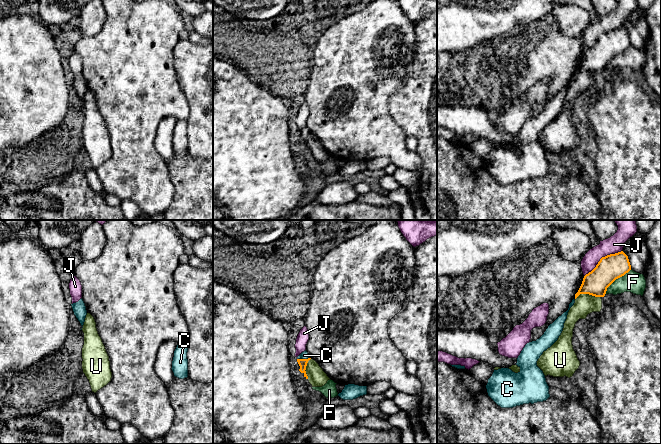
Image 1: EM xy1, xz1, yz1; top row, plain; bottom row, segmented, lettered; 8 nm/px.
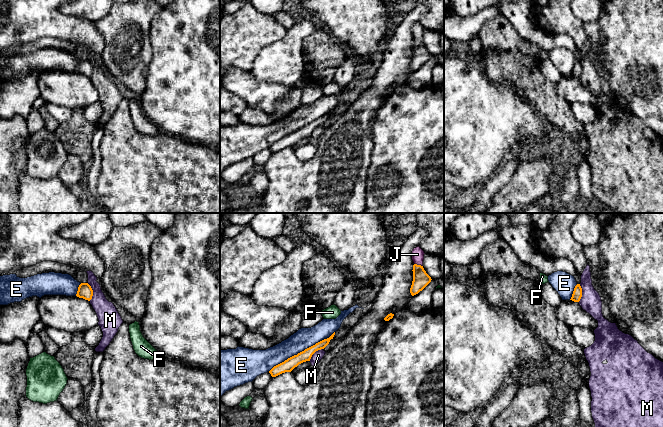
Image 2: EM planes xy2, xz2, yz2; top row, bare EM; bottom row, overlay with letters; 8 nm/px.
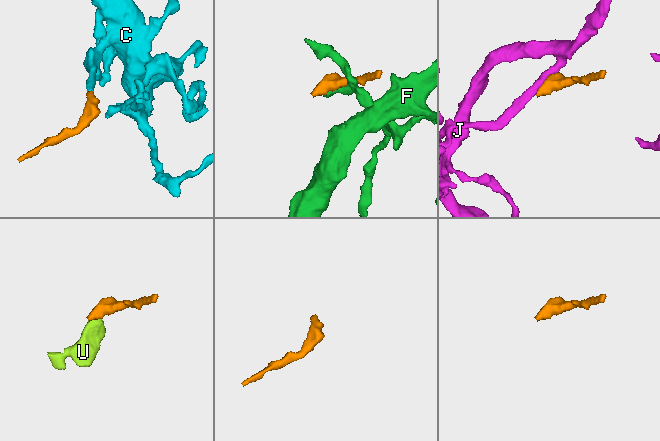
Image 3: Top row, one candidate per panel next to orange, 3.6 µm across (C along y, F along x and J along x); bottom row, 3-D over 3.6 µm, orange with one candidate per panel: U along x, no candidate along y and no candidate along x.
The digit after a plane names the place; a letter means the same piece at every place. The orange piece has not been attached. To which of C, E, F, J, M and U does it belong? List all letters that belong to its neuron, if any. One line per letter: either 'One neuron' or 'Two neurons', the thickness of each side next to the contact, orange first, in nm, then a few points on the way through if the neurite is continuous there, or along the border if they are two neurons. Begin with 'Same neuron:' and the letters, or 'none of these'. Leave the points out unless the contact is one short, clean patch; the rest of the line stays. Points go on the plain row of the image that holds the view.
Same neuron: C
C: One neuron. Thickness 70 nm (orange) against 60 nm. Path across: xz1 (302, 139), (303, 135), (304, 131)
E: Two neurons. Thickness 100 nm (orange) against 160 nm
F: Two neurons. Thickness 200 nm (orange) against 170 nm
J: Two neurons. Thickness 200 nm (orange) against 140 nm
M: Two neurons. Thickness 120 nm (orange) against 170 nm. Boundary: xy2 (87, 59), (92, 66), (92, 74), (90, 76)
U: Two neurons. Thickness 200 nm (orange) against 160 nm. Boundary: yz1 (600, 72), (580, 70), (575, 75)

